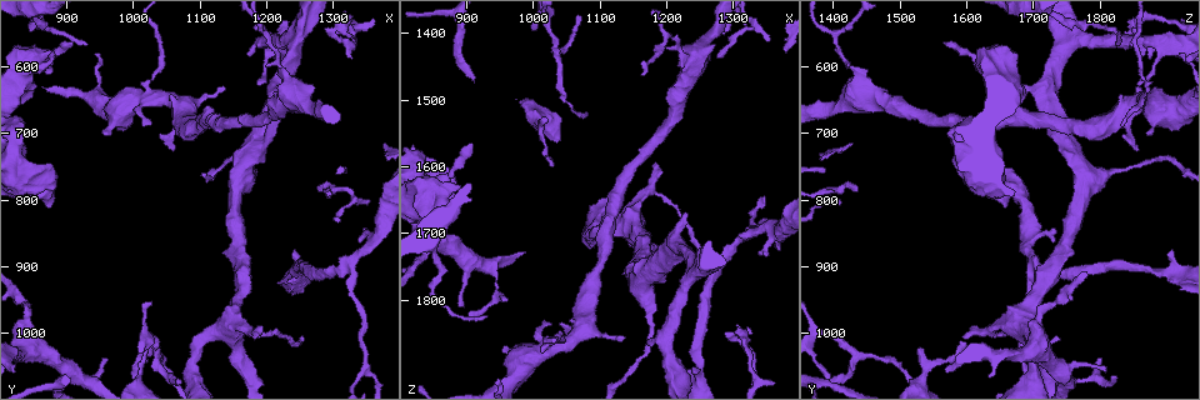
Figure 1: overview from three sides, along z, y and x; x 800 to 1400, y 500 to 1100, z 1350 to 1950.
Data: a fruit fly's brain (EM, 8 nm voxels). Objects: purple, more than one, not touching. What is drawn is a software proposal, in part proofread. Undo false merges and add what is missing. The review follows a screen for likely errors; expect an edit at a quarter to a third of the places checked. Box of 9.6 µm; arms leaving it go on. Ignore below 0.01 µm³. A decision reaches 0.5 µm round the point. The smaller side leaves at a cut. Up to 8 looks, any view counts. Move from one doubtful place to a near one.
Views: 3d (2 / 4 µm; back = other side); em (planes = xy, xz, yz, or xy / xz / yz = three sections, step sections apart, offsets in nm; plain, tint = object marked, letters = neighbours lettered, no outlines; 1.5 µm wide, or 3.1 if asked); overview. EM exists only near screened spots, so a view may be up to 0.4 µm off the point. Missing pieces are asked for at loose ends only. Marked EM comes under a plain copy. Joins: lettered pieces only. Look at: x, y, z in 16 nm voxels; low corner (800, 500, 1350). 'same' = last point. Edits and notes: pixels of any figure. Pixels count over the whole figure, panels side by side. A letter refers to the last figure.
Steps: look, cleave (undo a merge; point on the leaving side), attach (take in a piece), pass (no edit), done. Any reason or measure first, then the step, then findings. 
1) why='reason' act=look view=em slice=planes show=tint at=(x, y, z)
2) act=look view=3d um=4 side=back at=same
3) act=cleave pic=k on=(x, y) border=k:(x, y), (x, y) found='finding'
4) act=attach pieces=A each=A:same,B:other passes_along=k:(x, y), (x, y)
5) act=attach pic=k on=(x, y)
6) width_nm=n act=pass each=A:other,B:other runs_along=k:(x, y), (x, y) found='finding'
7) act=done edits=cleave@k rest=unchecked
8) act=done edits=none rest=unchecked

why='free end' act=look view=em slice=planes show=letters at=(875, 810, 1660)

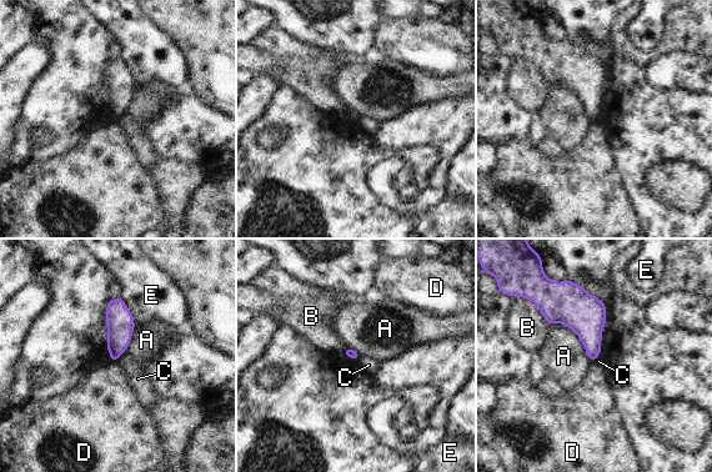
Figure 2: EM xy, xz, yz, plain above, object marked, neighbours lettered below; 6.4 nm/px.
longest_contact=A:380nm act=pass each=A:other,B:other,C:other,D:other,E:other border=2:(125, 351), (115, 361) found='no lettered piece goes on from it'

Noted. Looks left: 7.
why='thin end' act=look view=3d um=2 at=(930, 570, 1825)

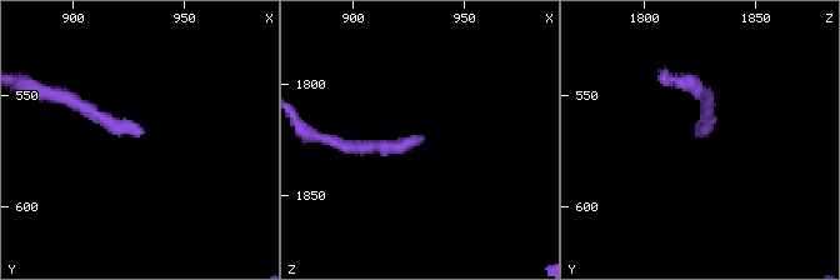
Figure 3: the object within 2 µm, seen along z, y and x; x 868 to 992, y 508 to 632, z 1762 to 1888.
act=look view=em slice=planes show=letters at=(931, 567, 1822)

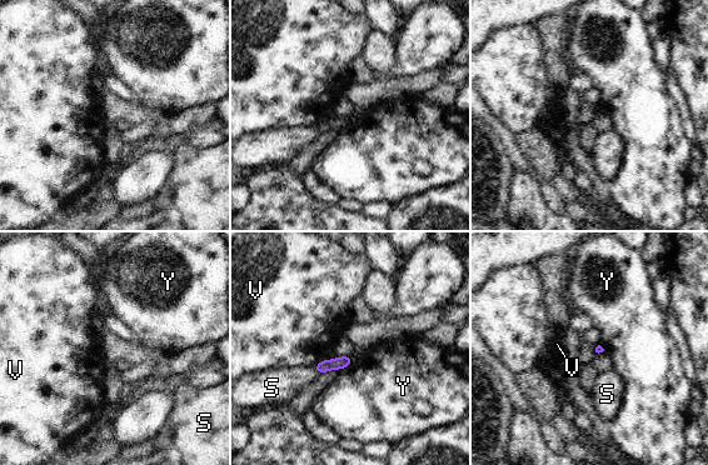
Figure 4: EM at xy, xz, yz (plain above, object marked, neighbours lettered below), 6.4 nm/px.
act=pass each=S:other,V:other,Y:other border=4:(353, 361), (343, 369) found='no lettered piece goes on from it'

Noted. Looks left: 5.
act=look view=em slice=planes show=tint at=(1205, 565, 1890)

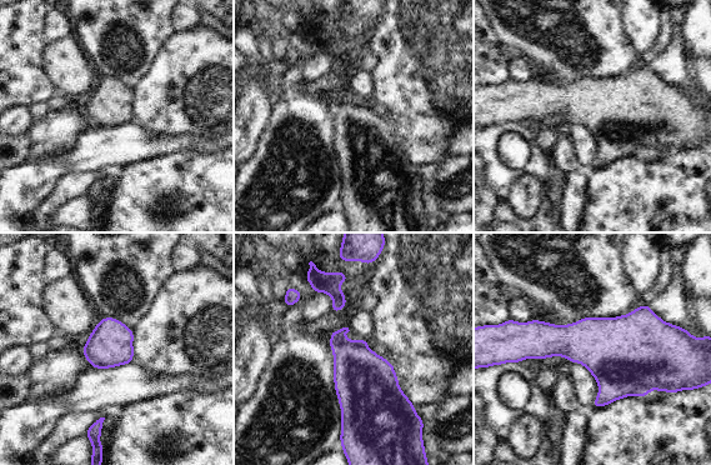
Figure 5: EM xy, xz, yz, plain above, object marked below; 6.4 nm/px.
act=look view=em slice=planes show=letters at=same

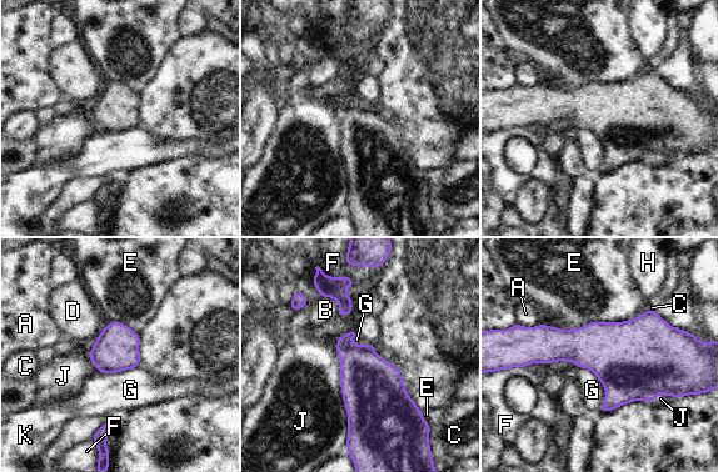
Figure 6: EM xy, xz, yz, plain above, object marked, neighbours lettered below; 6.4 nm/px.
longest_contact=J:650nm act=pass each=A:other,B:other,C:other,D:other,E:other,F:other,G:other,H:other,J:other,K:other found='all the same cell'

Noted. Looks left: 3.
act=done edits=none rest=unchecked

